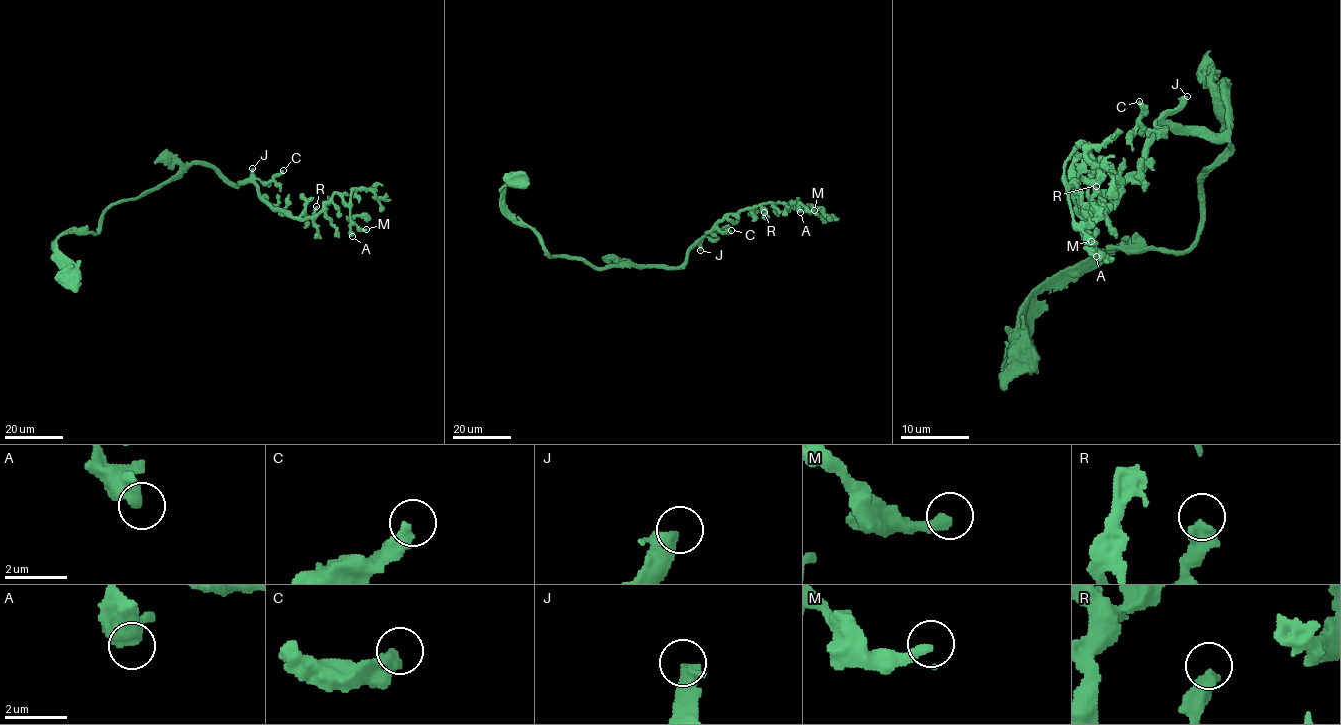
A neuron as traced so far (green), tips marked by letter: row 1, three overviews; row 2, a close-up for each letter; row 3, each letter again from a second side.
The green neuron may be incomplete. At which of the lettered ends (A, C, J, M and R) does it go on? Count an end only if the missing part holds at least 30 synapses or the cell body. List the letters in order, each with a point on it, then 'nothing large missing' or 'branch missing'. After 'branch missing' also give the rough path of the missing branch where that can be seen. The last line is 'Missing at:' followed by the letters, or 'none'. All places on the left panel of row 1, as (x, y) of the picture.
A: place (352, 236); nothing large missing
C: place (283, 170); nothing large missing
J: place (252, 168); branch missing; course (252, 168), (304, 124), (330, 117), (354, 118), (386, 143), (393, 155), (394, 172), (384, 187), (384, 196)
M: place (366, 229); nothing large missing
R: place (316, 206); nothing large missing
Missing at: J

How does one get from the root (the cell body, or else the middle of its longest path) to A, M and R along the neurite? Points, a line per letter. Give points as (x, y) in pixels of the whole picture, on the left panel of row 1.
A: (68, 276), (63, 233), (95, 233), (112, 205), (193, 163), (252, 182), (298, 218), (336, 193), (352, 236)
M: (68, 276), (63, 233), (95, 233), (112, 205), (193, 163), (252, 182), (298, 218), (336, 193), (366, 229)
R: (68, 276), (63, 233), (95, 233), (112, 205), (193, 163), (252, 182), (294, 217), (313, 218), (316, 206)

